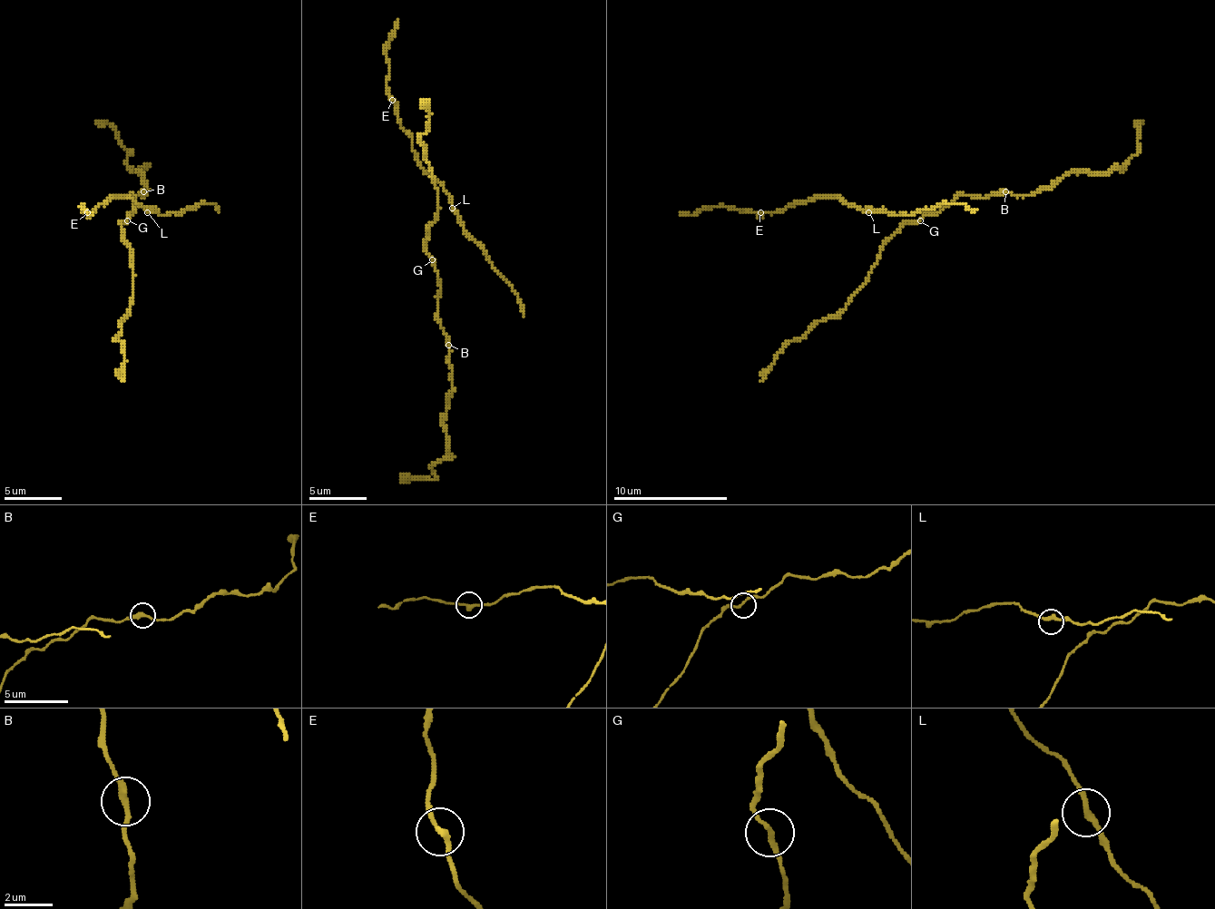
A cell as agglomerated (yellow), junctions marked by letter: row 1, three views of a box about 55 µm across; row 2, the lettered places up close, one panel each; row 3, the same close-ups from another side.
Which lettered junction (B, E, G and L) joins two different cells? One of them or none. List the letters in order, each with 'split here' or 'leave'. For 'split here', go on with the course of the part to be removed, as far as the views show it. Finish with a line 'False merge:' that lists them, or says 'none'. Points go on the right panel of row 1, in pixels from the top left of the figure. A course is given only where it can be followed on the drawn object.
B: split here | (1005, 192), (1029, 195), (1052, 190), (1072, 172), (1112, 172), (1141, 150), (1137, 126), (1143, 121)
E: leave
G: leave
L: leave
False merge: B

